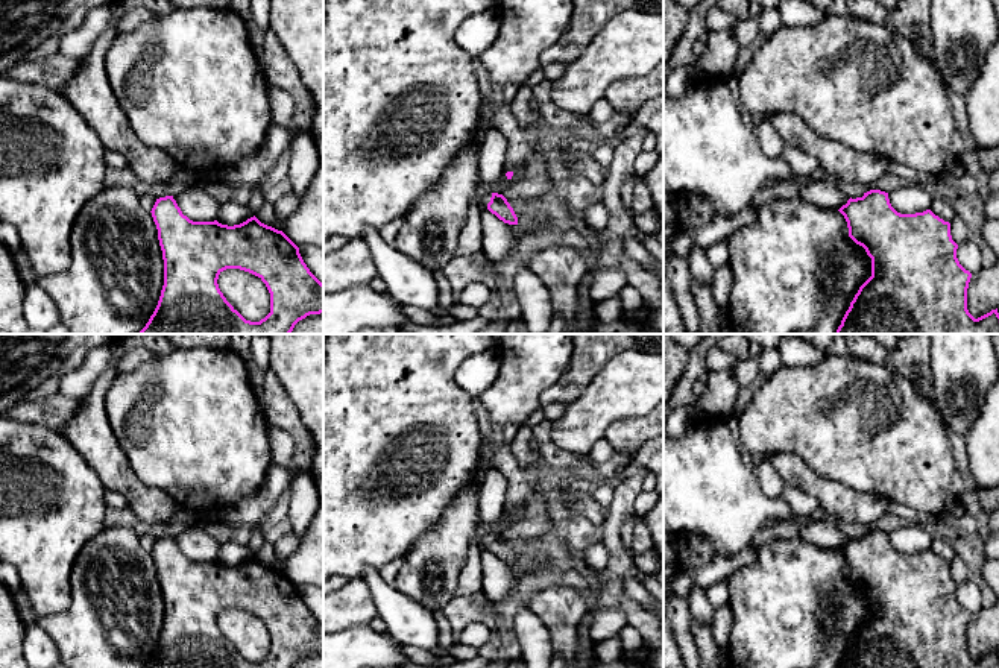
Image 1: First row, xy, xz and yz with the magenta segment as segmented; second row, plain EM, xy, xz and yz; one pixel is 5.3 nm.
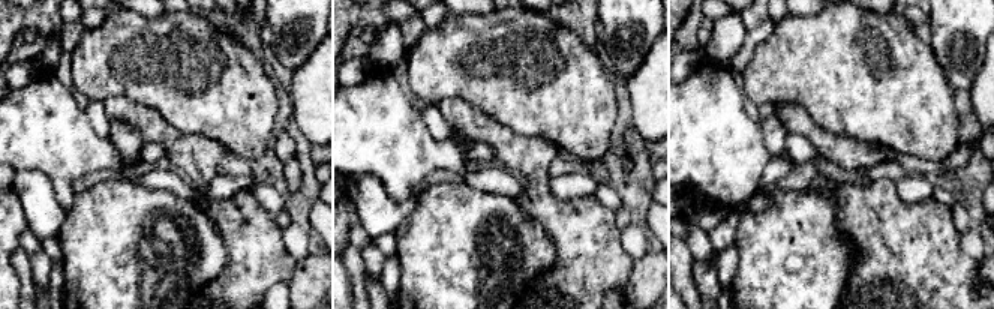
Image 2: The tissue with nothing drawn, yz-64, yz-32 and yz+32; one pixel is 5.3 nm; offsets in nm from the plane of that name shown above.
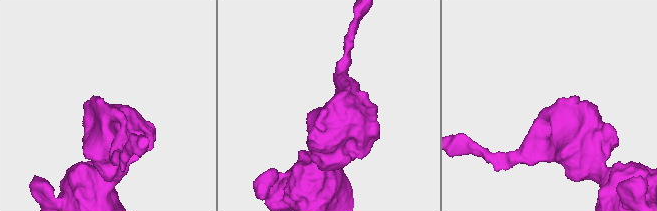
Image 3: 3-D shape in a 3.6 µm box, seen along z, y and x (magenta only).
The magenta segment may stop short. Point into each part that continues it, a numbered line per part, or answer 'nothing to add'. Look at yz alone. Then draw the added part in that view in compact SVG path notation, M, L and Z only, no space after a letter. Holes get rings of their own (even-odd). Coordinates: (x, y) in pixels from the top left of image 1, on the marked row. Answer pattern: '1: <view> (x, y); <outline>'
1: yz (847, 166); M777 112L770 117L770 121L785 144L814 156L823 175L841 184L858 185L864 193L870 191L882 175L894 169L879 155L859 152L821 137L794 112Z

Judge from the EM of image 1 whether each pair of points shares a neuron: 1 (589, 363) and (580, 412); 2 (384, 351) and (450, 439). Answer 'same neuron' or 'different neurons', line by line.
1: different neurons
2: same neuron

